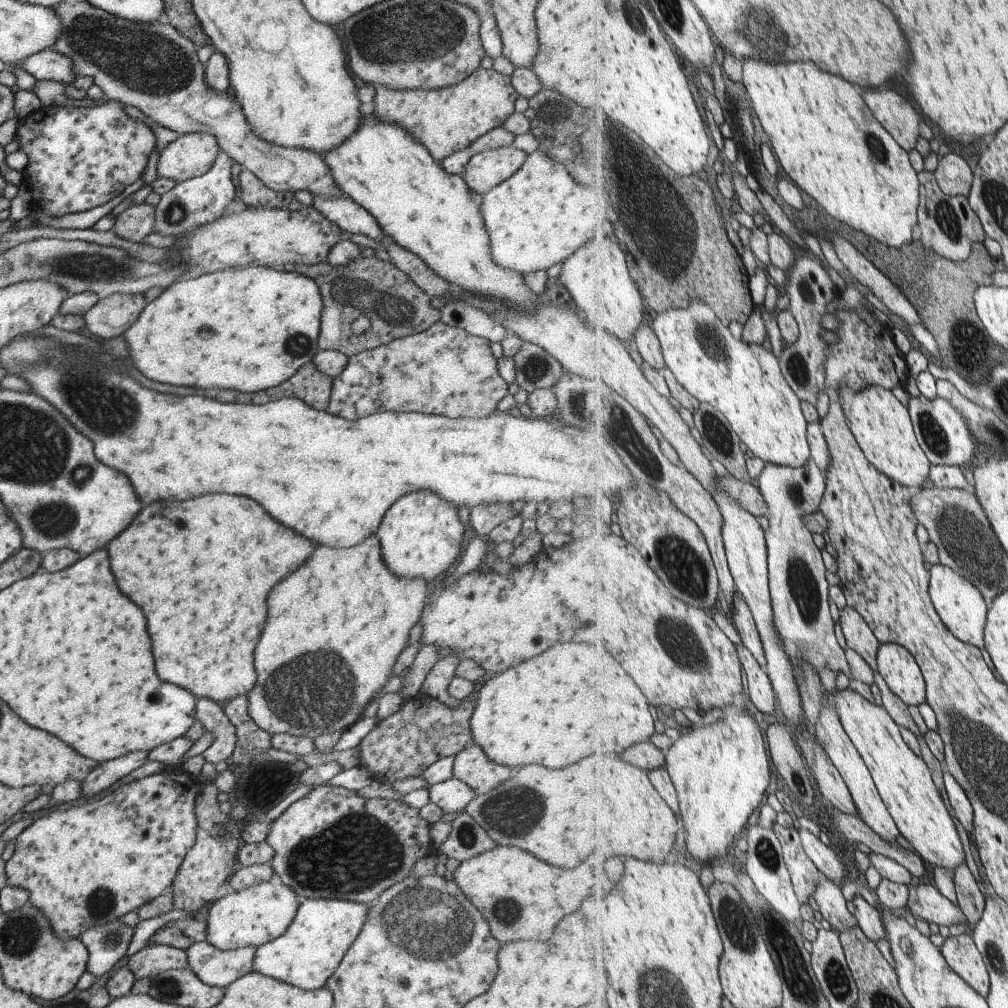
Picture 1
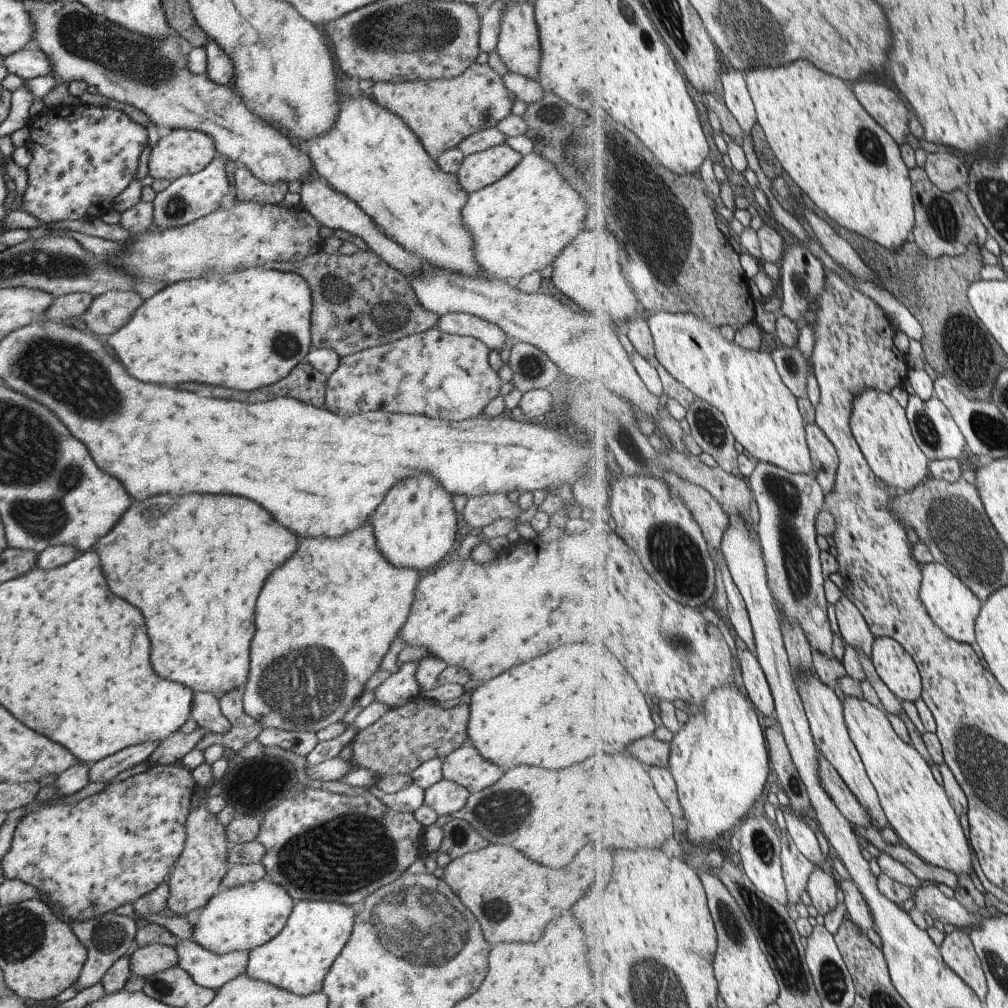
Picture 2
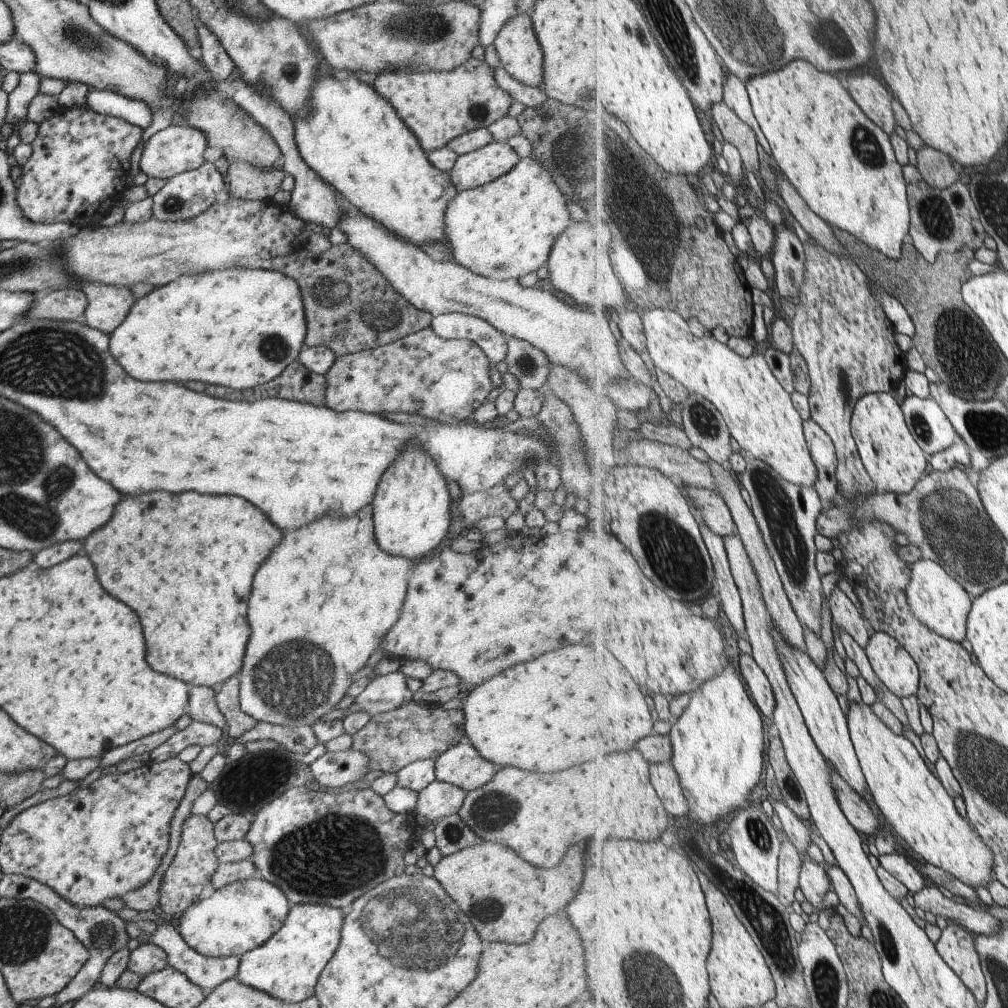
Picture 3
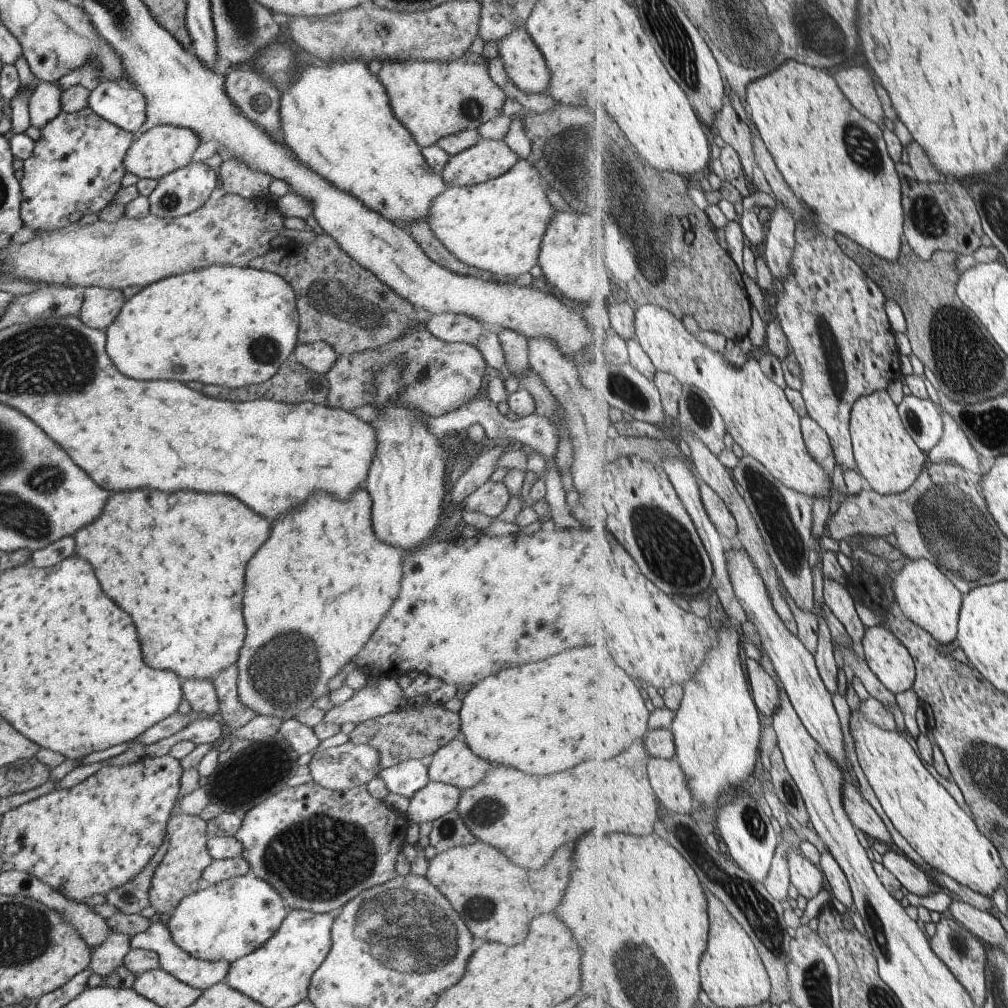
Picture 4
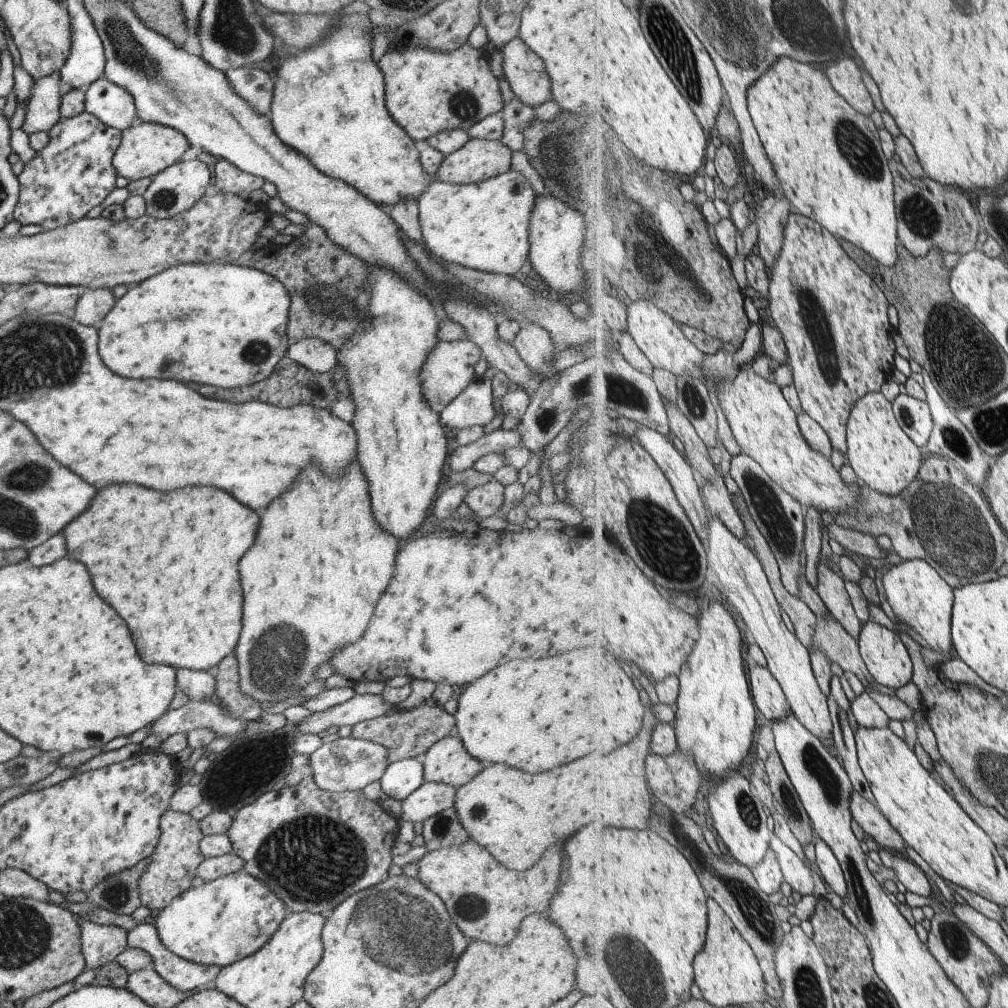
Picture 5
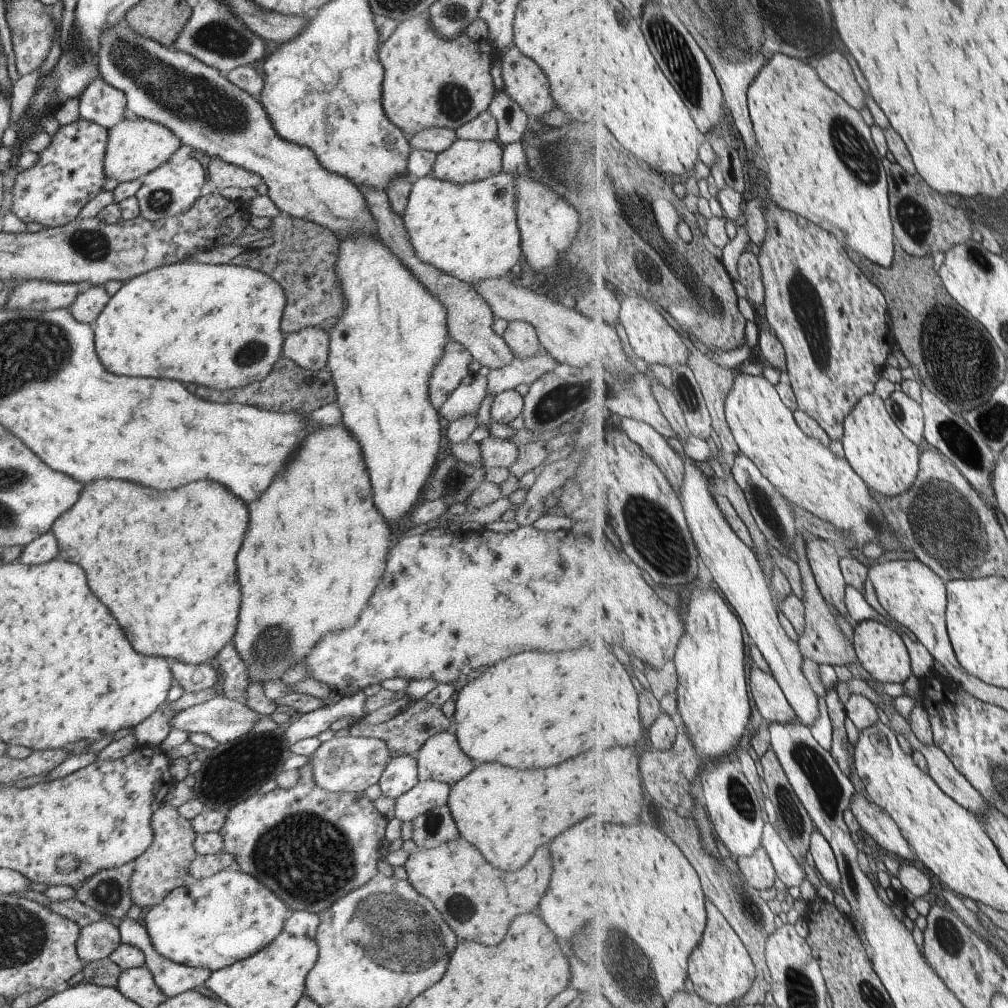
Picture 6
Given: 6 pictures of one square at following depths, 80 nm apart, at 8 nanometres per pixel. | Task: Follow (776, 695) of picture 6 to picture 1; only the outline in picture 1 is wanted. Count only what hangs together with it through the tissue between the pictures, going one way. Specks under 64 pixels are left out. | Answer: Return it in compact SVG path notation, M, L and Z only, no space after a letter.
M743 642L738 646L741 662L748 682L748 696L758 712L772 714L778 698L768 672L757 662L756 656Z

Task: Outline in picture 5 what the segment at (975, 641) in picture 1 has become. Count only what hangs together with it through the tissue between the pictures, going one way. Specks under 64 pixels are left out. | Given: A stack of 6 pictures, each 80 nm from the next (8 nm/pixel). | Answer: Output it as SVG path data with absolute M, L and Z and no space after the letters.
M902 560L901 564L888 569L882 576L885 598L901 622L927 642L927 647L943 654L951 654L951 616L955 604L953 587L926 560Z

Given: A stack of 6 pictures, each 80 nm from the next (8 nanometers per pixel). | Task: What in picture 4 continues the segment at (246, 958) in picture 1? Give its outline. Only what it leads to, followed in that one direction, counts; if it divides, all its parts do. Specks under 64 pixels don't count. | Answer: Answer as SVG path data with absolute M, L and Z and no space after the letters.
M151 922L145 930L142 930L139 934L128 939L128 943L131 948L155 951L155 954L158 954L159 968L163 969L165 972L171 973L171 976L174 976L177 980L183 981L185 984L197 990L207 990L210 986L223 981L231 964L227 961L209 962L193 958L173 942L167 925L159 922Z

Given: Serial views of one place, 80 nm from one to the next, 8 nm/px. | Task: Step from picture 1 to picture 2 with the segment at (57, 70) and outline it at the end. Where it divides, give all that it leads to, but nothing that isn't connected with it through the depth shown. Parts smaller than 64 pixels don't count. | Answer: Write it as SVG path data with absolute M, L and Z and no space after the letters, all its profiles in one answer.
M29 42L23 50L6 56L2 65L7 73L16 74L23 81L33 77L54 79L48 56L35 42Z

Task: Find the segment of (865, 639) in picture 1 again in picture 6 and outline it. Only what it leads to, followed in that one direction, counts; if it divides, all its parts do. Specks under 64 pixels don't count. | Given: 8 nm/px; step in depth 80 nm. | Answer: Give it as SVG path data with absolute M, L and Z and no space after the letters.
M815 538L807 543L807 548L810 565L823 598L831 608L853 620L846 605L846 580L833 543Z

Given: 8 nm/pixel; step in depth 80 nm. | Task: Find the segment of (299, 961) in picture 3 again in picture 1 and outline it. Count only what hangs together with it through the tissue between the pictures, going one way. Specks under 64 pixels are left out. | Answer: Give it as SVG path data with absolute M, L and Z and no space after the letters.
M302 899L287 930L256 948L252 970L306 991L319 988L357 938L368 912L367 905L350 900Z

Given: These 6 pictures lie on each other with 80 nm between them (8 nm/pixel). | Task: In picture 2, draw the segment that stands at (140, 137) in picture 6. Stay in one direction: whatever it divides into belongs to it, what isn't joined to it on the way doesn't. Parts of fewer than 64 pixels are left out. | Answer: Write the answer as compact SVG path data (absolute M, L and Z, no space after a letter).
M189 129L163 131L157 144L150 150L147 164L148 174L153 178L172 181L180 176L192 175L205 168L215 154L214 142L205 133Z

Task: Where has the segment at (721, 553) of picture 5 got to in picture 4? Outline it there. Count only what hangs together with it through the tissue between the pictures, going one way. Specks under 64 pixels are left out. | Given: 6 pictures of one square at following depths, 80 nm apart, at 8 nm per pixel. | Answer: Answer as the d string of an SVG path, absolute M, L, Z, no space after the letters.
M725 540L730 579L739 603L746 612L747 618L756 624L763 646L771 657L775 670L803 724L821 743L821 746L829 753L829 756L832 756L832 759L842 768L843 772L846 773L845 768L847 768L849 756L847 756L847 746L845 746L841 720L839 720L839 714L837 714L835 704L833 704L833 694L823 684L823 678L821 678L821 674L817 670L813 654L801 642L801 639L785 626L784 620L773 606L771 593L768 591L764 578L760 575L754 562L748 557L742 546L736 540Z

